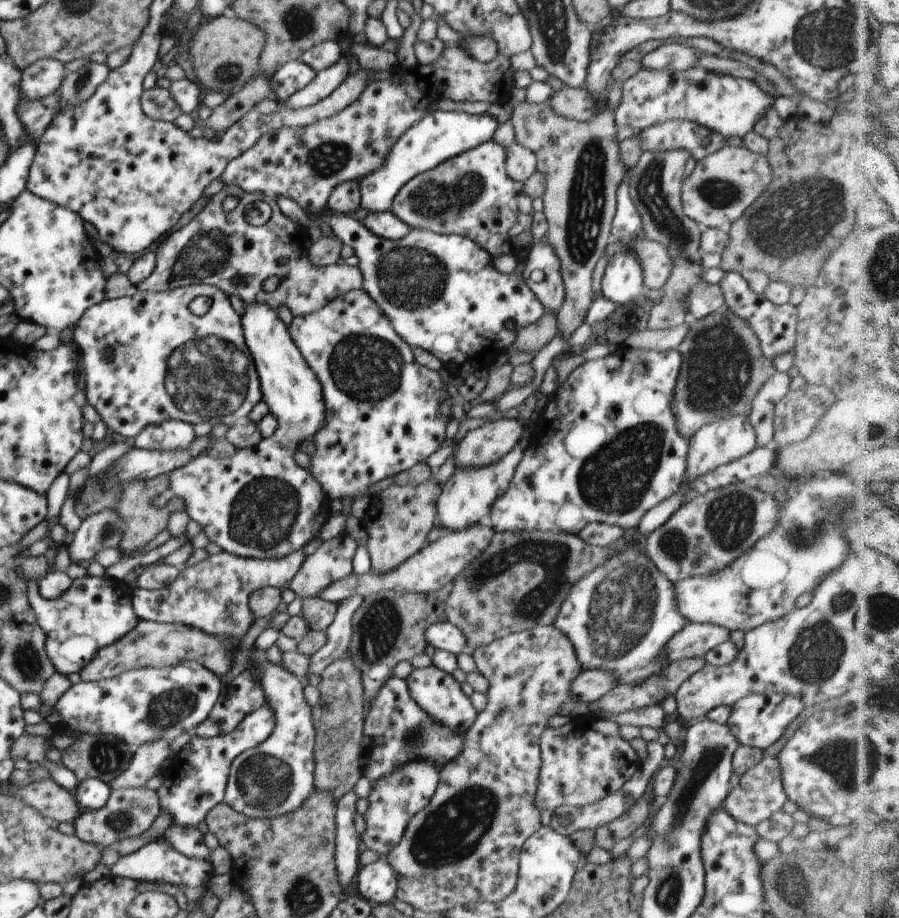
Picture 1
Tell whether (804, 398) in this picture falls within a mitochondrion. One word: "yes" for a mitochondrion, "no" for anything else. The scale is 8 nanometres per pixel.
no

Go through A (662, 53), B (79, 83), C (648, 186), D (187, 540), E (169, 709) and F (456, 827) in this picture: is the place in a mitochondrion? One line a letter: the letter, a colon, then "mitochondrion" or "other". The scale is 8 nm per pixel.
A: other
B: mitochondrion
C: mitochondrion
D: other
E: mitochondrion
F: mitochondrion

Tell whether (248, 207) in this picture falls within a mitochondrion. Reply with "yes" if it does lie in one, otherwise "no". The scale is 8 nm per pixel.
no

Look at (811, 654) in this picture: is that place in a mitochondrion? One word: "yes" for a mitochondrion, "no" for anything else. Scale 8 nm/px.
yes

